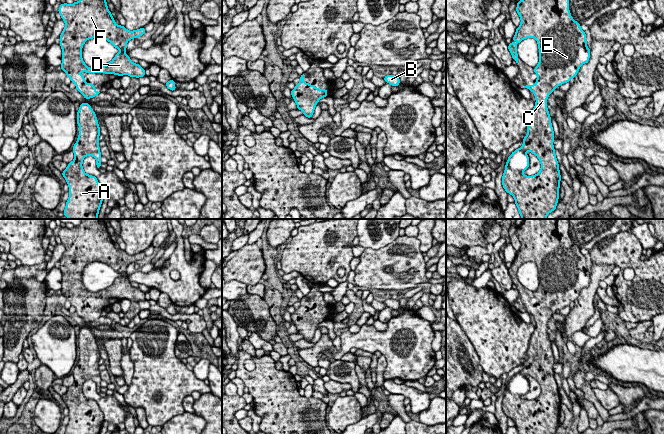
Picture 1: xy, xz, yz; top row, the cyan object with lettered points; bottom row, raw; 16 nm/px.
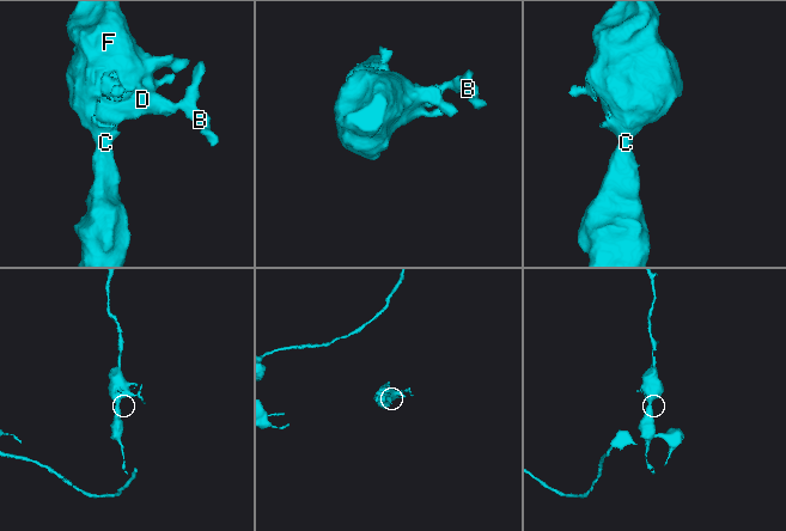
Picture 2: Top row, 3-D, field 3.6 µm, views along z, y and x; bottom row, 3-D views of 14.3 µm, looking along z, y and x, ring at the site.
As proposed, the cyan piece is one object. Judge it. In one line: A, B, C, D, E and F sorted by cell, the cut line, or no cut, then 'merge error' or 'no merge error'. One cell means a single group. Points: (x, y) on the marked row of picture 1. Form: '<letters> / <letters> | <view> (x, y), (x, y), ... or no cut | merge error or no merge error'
A B C D E F | no cut | no merge error

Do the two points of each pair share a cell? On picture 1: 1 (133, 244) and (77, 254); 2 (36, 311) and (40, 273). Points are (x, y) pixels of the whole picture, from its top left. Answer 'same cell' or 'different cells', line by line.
1: different cells
2: different cells

